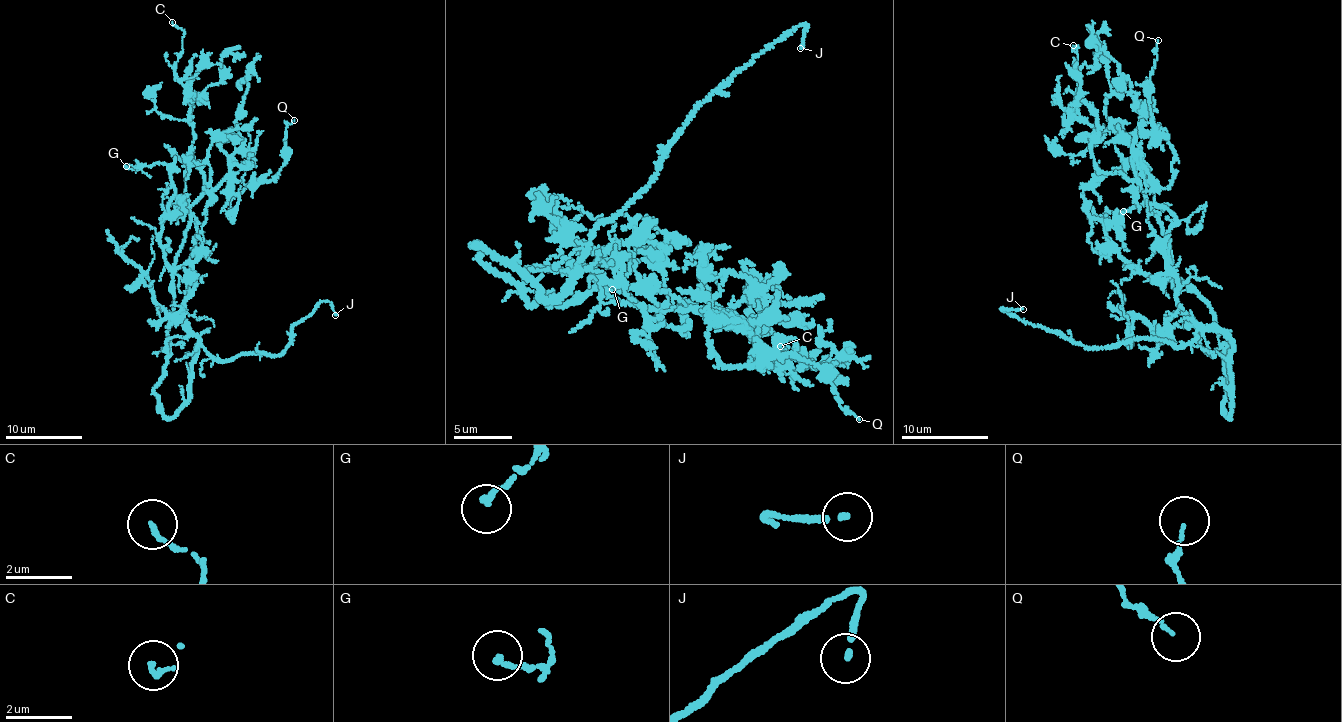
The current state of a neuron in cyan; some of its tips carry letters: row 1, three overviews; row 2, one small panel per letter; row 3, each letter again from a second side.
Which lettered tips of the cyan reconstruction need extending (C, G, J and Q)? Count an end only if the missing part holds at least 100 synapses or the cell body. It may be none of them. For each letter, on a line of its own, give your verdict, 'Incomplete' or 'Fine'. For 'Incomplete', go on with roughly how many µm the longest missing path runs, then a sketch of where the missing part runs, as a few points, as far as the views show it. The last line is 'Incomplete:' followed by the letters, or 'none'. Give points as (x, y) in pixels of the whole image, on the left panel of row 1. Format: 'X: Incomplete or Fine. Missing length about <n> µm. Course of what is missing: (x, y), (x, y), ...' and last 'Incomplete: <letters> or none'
C: Fine
G: Fine
J: Incomplete. Missing length about 20 µm. Course of what is missing: (335, 315), (332, 311), (311, 334), (297, 368), (294, 366)
Q: Fine
Incomplete: J

